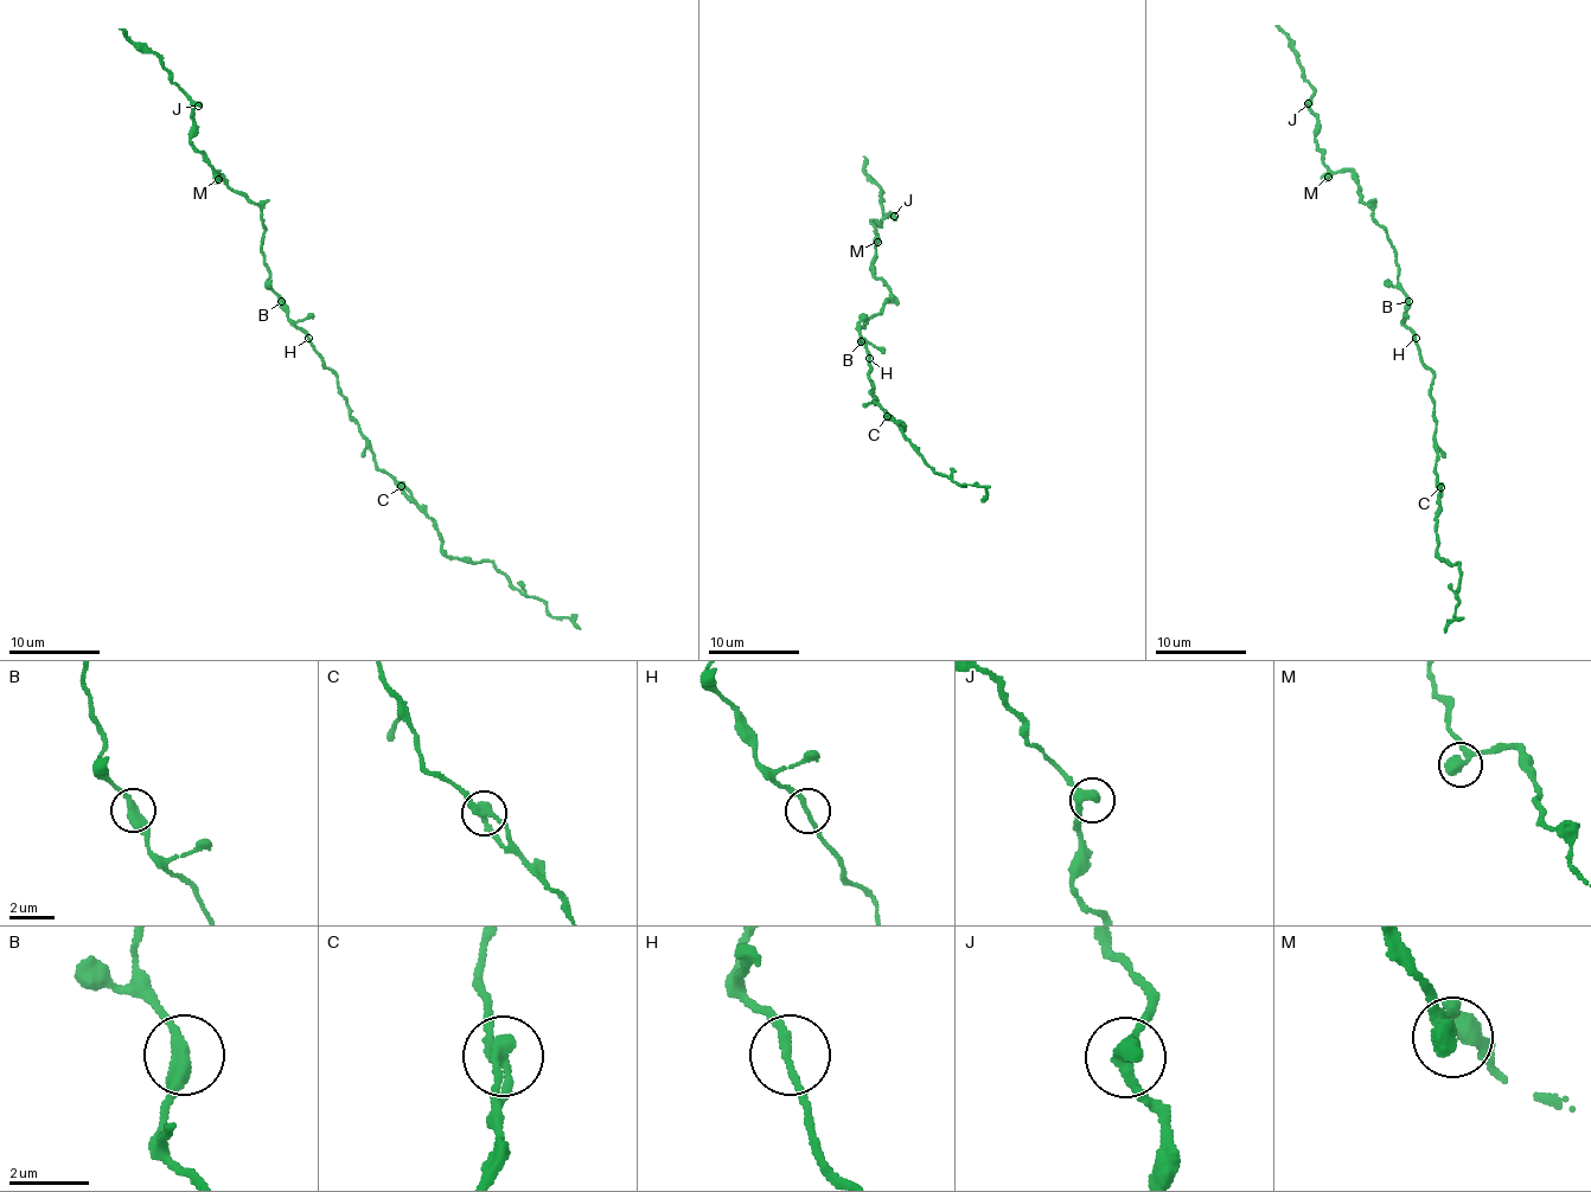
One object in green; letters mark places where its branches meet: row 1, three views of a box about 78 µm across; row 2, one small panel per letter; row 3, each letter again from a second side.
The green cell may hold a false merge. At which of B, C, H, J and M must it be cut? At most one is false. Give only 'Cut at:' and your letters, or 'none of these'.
Cut at: none of these

